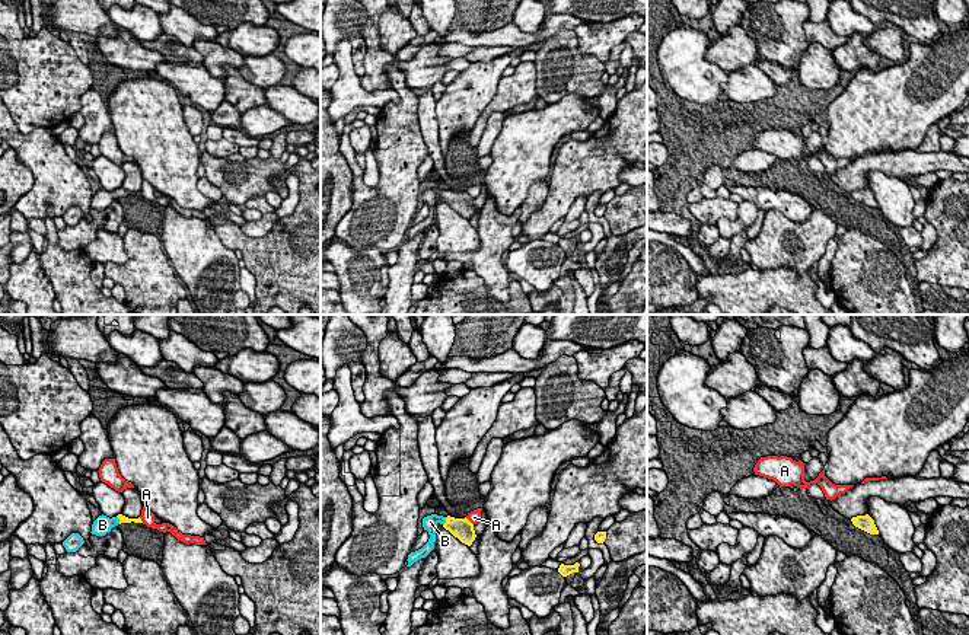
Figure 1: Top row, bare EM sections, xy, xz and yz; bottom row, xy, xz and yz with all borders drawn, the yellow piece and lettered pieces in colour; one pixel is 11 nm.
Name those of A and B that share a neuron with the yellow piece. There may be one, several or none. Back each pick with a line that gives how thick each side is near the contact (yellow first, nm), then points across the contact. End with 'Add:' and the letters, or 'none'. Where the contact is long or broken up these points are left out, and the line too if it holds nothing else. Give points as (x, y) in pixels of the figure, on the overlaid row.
B: Thickness 70 nm (yellow) against 200 nm. Path across: xy (121, 517), (120, 519), (102, 525)
Add: B

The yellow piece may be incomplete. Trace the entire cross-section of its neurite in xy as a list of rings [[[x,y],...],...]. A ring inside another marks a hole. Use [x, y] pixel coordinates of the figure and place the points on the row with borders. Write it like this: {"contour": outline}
{"contour": [[[102,514],[93,521],[90,533],[96,535],[96,536],[105,536],[106,533],[111,532],[112,527],[115,527],[121,523],[131,523],[131,521],[143,523],[140,517],[138,518],[128,518],[122,514],[118,514],[117,517],[109,518]]]}

